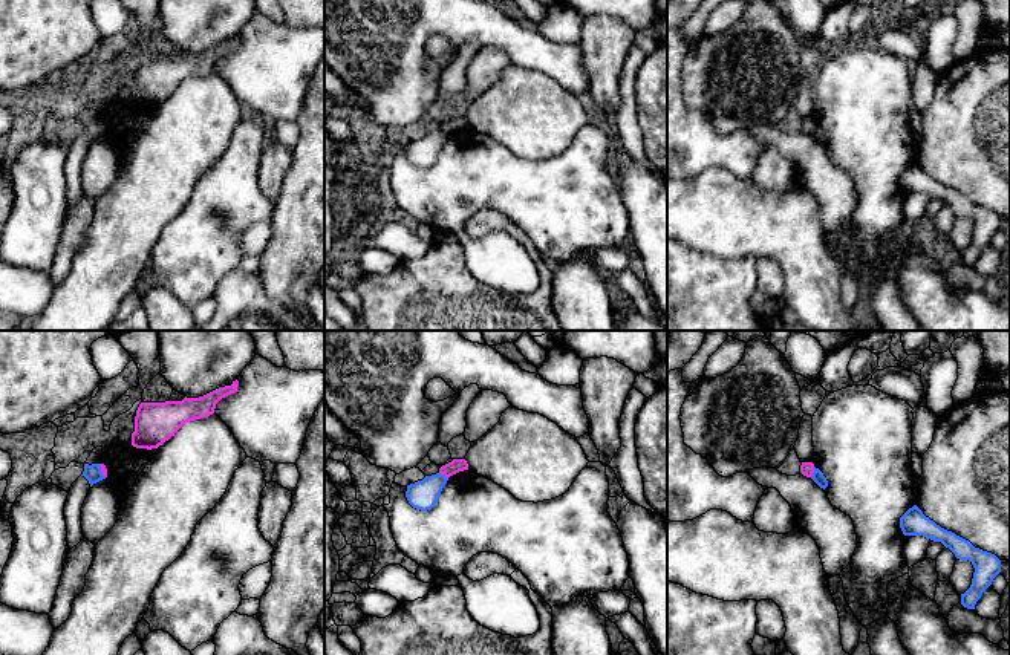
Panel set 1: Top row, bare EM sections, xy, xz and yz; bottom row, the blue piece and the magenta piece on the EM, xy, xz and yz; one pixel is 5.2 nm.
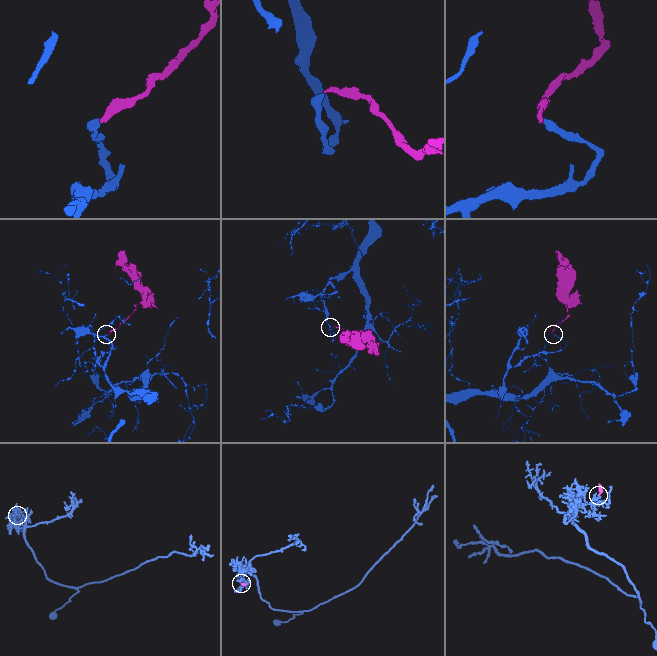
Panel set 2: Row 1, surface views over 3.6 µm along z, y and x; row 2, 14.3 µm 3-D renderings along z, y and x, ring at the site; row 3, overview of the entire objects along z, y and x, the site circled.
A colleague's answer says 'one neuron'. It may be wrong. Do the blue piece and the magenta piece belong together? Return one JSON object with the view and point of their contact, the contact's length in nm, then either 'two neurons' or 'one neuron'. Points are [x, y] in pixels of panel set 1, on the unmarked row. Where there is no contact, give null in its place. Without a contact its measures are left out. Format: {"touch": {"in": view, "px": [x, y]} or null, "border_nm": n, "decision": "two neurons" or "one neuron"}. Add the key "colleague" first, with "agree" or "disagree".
{"colleague": "agree", "touch": {"in": "yz", "px": [814, 129]}, "border_nm": 60, "decision": "one neuron"}

